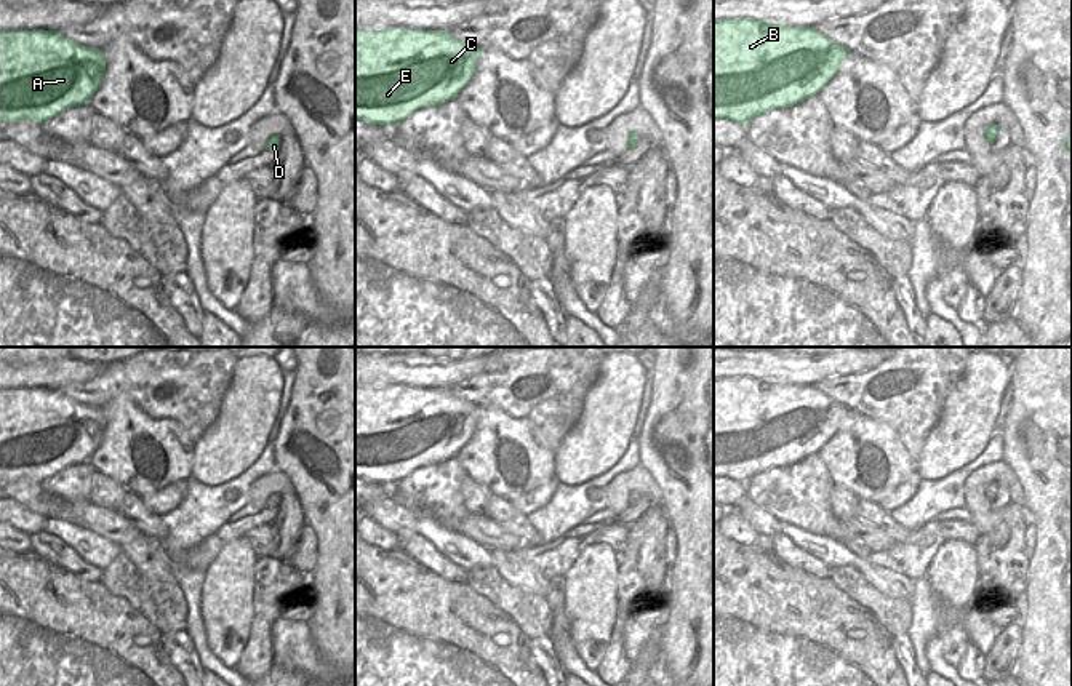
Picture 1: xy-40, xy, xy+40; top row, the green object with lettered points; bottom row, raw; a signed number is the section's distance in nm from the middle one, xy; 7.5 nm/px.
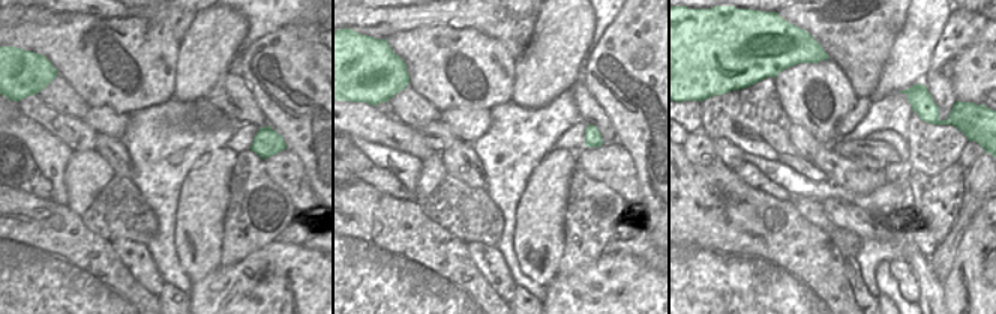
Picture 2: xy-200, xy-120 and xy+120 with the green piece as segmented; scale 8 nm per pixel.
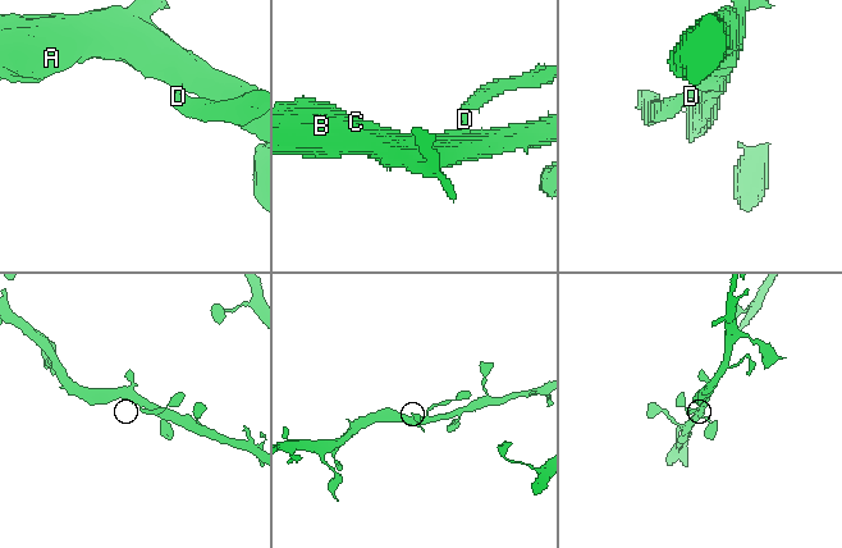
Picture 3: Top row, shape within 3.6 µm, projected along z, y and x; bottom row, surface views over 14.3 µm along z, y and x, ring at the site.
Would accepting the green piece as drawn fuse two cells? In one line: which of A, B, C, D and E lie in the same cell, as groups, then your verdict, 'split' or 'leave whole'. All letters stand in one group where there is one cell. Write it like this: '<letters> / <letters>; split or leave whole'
A B C D E; leave whole

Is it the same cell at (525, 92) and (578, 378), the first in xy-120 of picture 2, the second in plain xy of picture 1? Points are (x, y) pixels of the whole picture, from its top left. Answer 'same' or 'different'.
different

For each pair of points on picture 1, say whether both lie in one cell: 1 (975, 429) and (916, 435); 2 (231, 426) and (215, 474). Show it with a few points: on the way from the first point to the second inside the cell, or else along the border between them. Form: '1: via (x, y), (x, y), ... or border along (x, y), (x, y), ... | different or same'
1: border along (944, 400), (943, 411), (916, 462) | different
2: via (231, 437), (231, 445), (215, 462) | same

